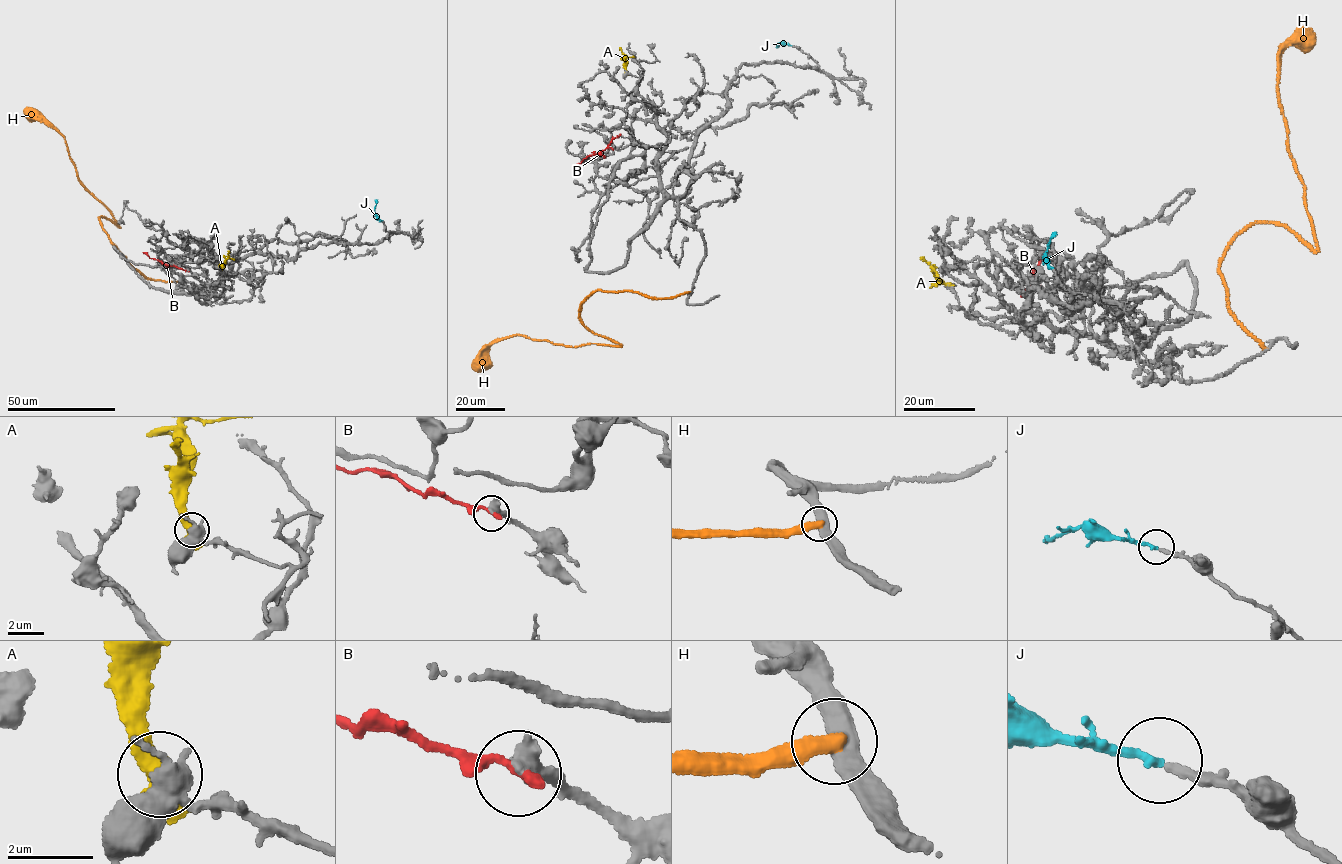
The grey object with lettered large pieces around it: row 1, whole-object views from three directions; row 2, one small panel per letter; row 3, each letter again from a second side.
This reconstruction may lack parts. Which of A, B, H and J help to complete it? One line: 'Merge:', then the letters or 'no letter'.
Merge: J

